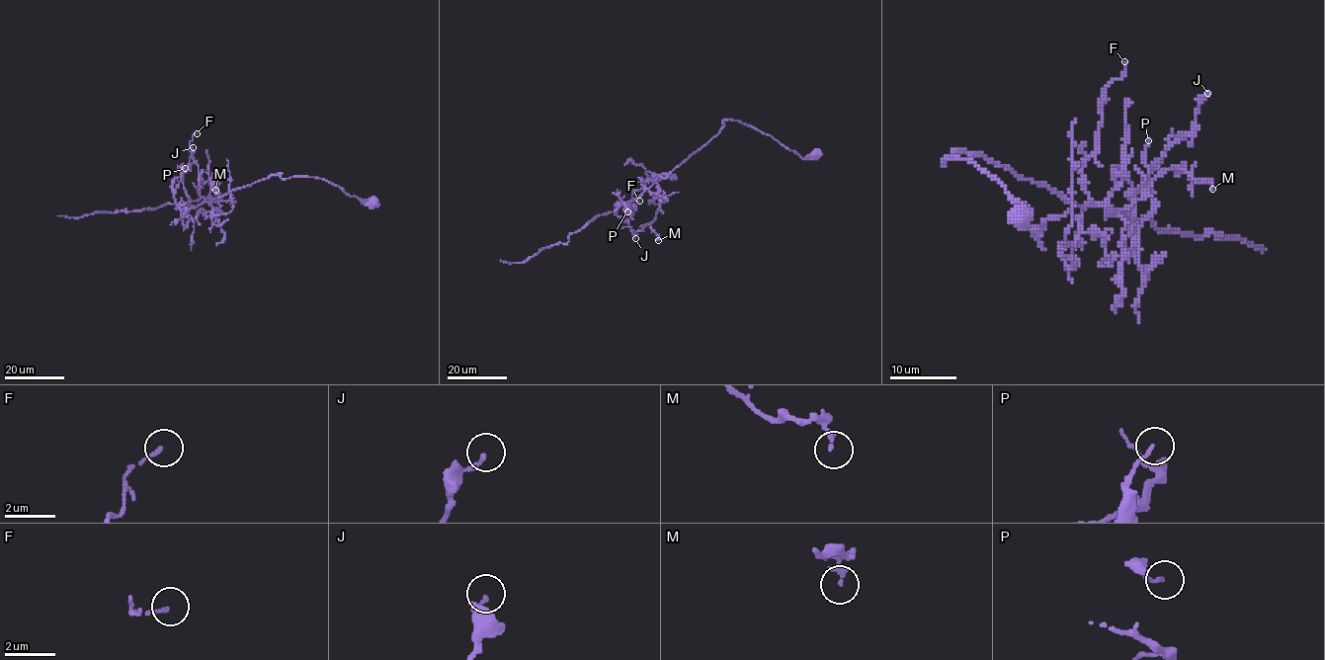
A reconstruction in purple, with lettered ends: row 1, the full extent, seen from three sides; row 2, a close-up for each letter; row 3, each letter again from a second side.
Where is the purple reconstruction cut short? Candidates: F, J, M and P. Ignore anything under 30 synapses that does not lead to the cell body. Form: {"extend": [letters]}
{"extend": []}

